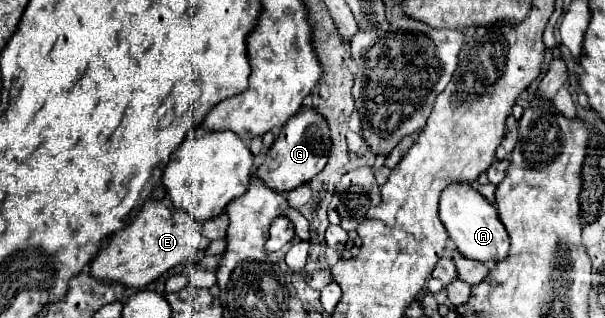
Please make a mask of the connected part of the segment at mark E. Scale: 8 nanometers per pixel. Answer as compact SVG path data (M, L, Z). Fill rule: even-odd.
M148 199L136 219L108 239L108 245L92 261L90 275L104 283L120 283L124 287L142 289L174 265L192 262L198 253L200 239L200 223L188 219L184 211L174 211L172 215L172 203L168 203L168 199Z

